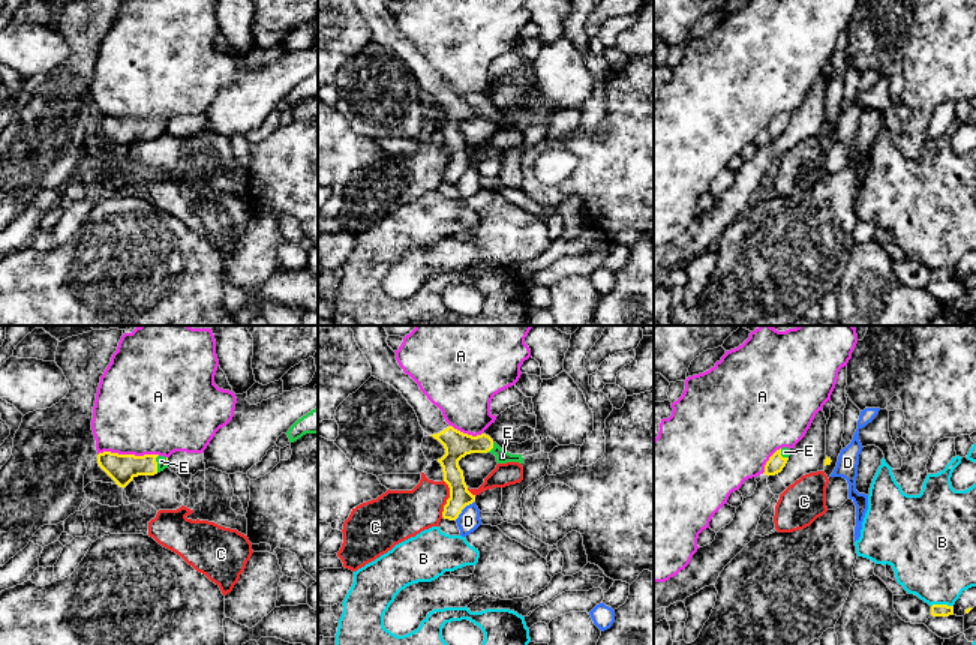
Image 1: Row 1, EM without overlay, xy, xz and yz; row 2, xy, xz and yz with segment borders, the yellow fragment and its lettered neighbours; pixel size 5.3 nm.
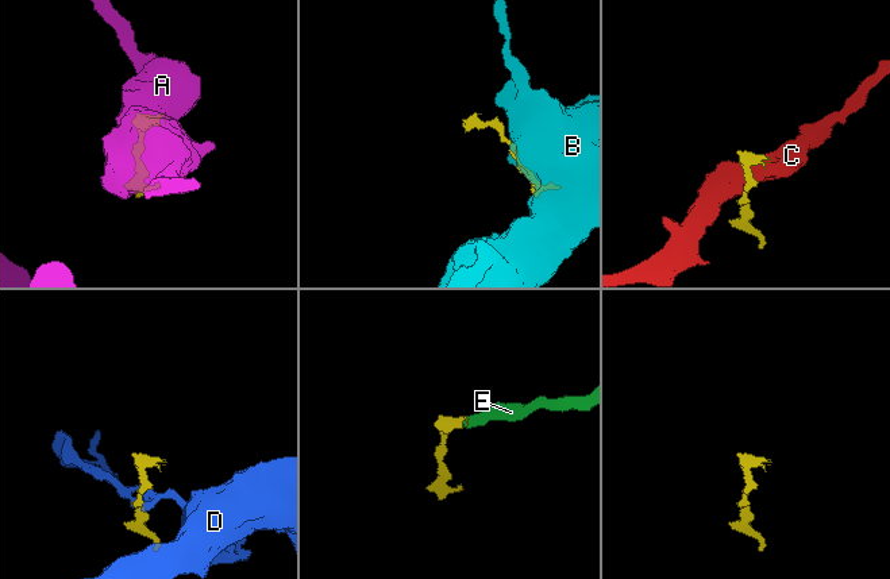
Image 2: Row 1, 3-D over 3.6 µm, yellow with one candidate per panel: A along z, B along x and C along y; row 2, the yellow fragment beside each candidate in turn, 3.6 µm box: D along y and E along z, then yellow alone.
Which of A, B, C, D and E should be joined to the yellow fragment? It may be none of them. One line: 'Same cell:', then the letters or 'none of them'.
Same cell: E

